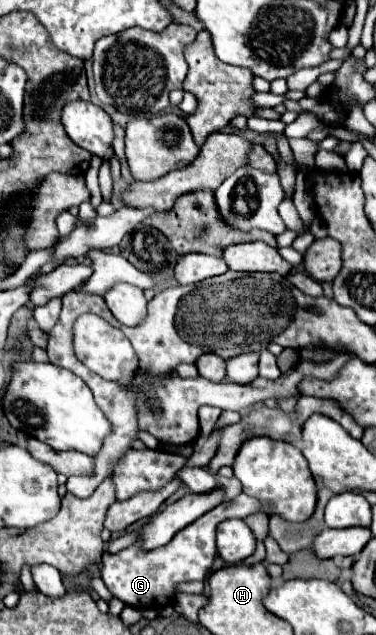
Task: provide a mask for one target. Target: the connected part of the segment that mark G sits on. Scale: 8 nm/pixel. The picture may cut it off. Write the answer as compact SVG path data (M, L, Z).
M239 495L231 501L223 501L215 509L201 515L195 523L181 529L179 535L175 535L167 545L145 551L139 543L119 551L119 553L103 553L103 567L101 577L107 585L107 589L113 593L113 597L121 599L125 605L135 609L161 609L167 603L173 603L173 597L179 593L179 585L187 581L205 581L207 573L213 567L213 561L217 557L215 547L215 527L219 521L239 517L245 519L251 513L259 513L263 507L259 507L257 499L251 499L249 495Z

